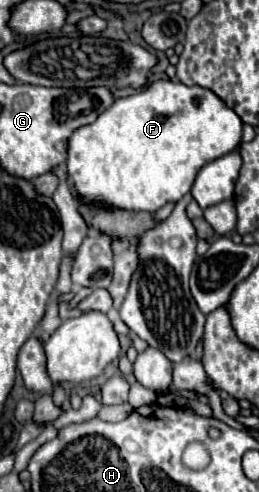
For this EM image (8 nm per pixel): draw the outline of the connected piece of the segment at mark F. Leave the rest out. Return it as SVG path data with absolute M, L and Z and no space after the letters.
M157 80L153 84L149 84L145 90L119 98L109 110L105 110L97 122L93 122L91 126L81 126L79 130L75 130L75 134L69 138L69 158L67 158L67 174L73 178L73 194L81 198L81 202L103 202L105 206L113 206L113 208L121 208L121 210L143 210L143 212L155 212L161 206L165 206L167 202L179 202L193 186L193 180L197 176L197 172L211 160L221 158L229 152L233 152L239 144L241 144L241 136L243 136L243 122L241 118L211 90L201 88L201 86L185 86L181 82L173 82L173 80Z

